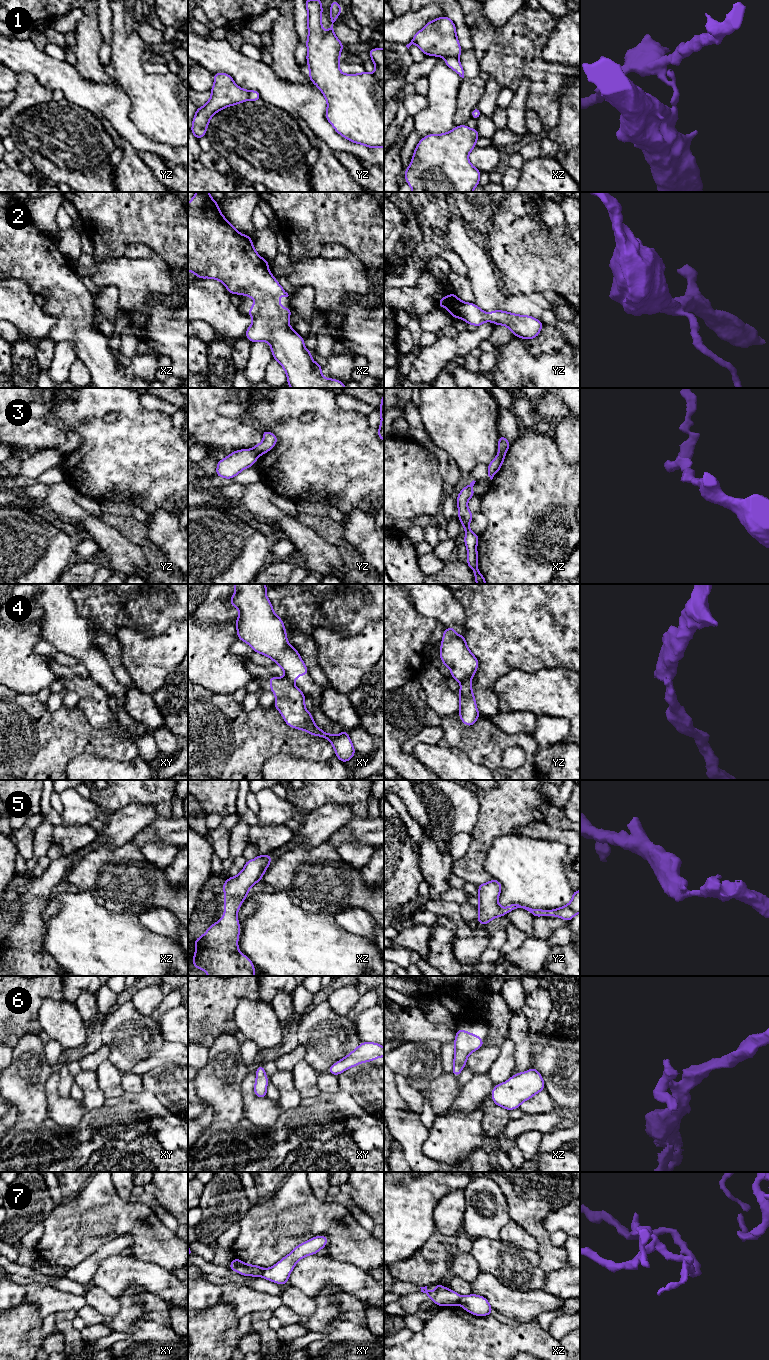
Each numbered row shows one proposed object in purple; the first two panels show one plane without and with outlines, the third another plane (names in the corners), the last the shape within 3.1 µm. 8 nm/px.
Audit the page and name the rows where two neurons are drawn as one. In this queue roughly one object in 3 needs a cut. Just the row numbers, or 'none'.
1, 3, 4, 7

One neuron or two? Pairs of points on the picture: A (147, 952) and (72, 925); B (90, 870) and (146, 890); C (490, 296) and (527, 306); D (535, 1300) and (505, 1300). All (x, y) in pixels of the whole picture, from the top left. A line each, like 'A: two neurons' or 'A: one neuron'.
A: one neuron
B: one neuron
C: one neuron
D: one neuron

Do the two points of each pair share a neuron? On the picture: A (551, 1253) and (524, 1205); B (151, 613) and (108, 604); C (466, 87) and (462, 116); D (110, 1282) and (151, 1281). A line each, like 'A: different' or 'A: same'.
A: same
B: same
C: same
D: same

